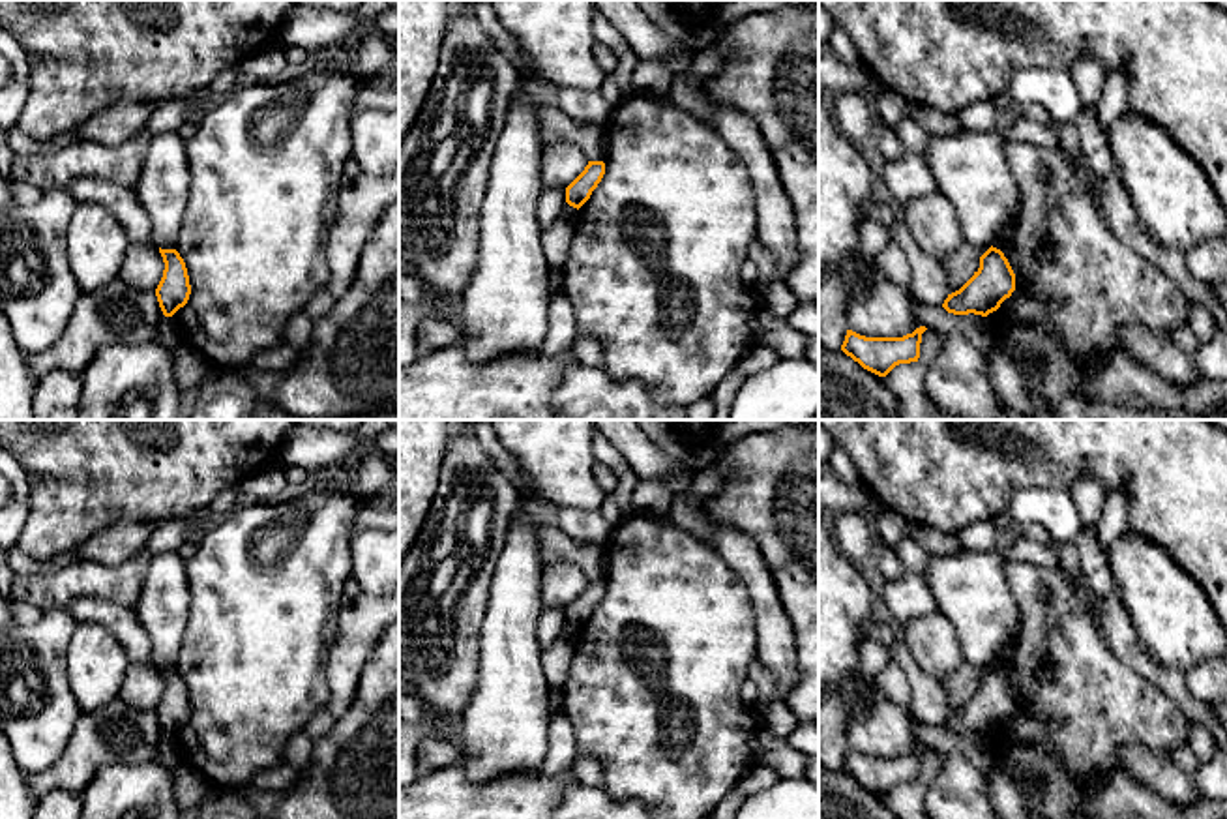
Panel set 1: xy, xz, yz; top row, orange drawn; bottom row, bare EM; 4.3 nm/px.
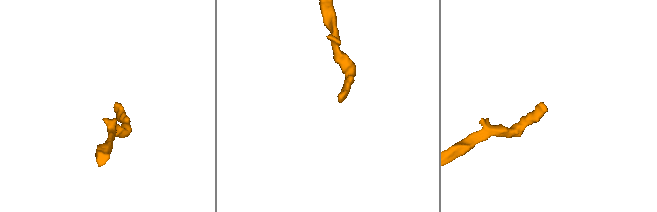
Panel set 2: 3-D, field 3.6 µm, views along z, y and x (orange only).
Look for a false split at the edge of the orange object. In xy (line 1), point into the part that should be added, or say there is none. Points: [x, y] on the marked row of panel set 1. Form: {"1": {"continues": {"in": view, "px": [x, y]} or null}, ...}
{"1": {"continues": null}}

